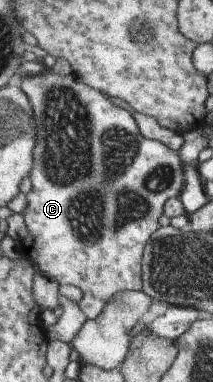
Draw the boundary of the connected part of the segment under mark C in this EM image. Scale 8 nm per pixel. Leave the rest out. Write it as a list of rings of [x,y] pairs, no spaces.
[[[50,70],[43,73],[42,76],[25,76],[21,82],[21,87],[29,100],[33,103],[34,115],[37,117],[37,151],[34,152],[36,167],[33,169],[30,180],[32,188],[25,195],[27,197],[27,208],[24,212],[25,222],[30,229],[29,248],[32,255],[32,261],[48,279],[55,280],[59,284],[69,284],[79,287],[84,293],[84,299],[80,302],[80,309],[87,315],[90,320],[95,320],[107,303],[117,294],[125,291],[142,292],[144,290],[144,280],[142,267],[144,266],[144,252],[158,230],[159,217],[164,214],[164,208],[167,206],[169,199],[181,196],[183,185],[186,183],[186,169],[183,169],[183,161],[179,153],[162,143],[161,141],[149,140],[141,134],[137,121],[133,113],[127,109],[117,107],[105,93],[85,85],[85,83],[74,74],[71,76],[56,75]]]

